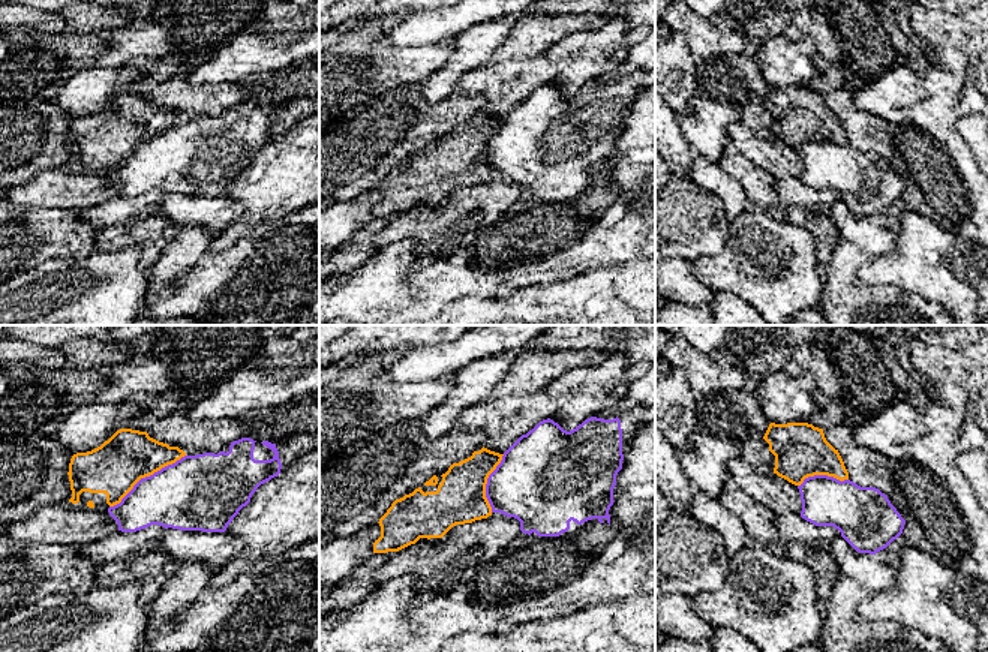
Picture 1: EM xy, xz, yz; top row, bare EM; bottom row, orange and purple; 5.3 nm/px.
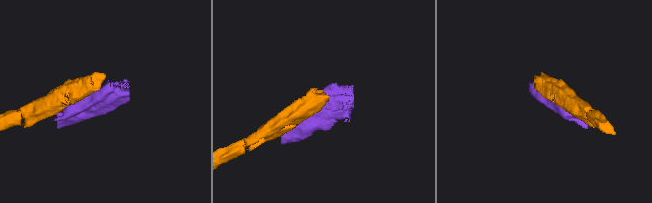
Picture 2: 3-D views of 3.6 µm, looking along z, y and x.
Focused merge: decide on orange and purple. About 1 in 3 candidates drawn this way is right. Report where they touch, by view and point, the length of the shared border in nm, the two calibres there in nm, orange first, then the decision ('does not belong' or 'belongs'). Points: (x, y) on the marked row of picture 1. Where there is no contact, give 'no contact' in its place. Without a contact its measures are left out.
xy (146, 475) | 500 nm | 280/380 nm | does not belong

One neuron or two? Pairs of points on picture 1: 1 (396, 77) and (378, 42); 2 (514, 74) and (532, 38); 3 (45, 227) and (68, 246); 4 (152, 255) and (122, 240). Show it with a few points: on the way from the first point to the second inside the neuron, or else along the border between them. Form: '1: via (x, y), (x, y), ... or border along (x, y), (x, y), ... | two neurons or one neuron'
1: via (389, 68), (378, 57), (378, 51) | one neuron
2: border along (544, 51), (526, 59), (504, 59), (498, 62) | two neurons
3: via (51, 233), (62, 240) | one neuron
4: via (149, 246), (143, 240), (131, 240) | one neuron

